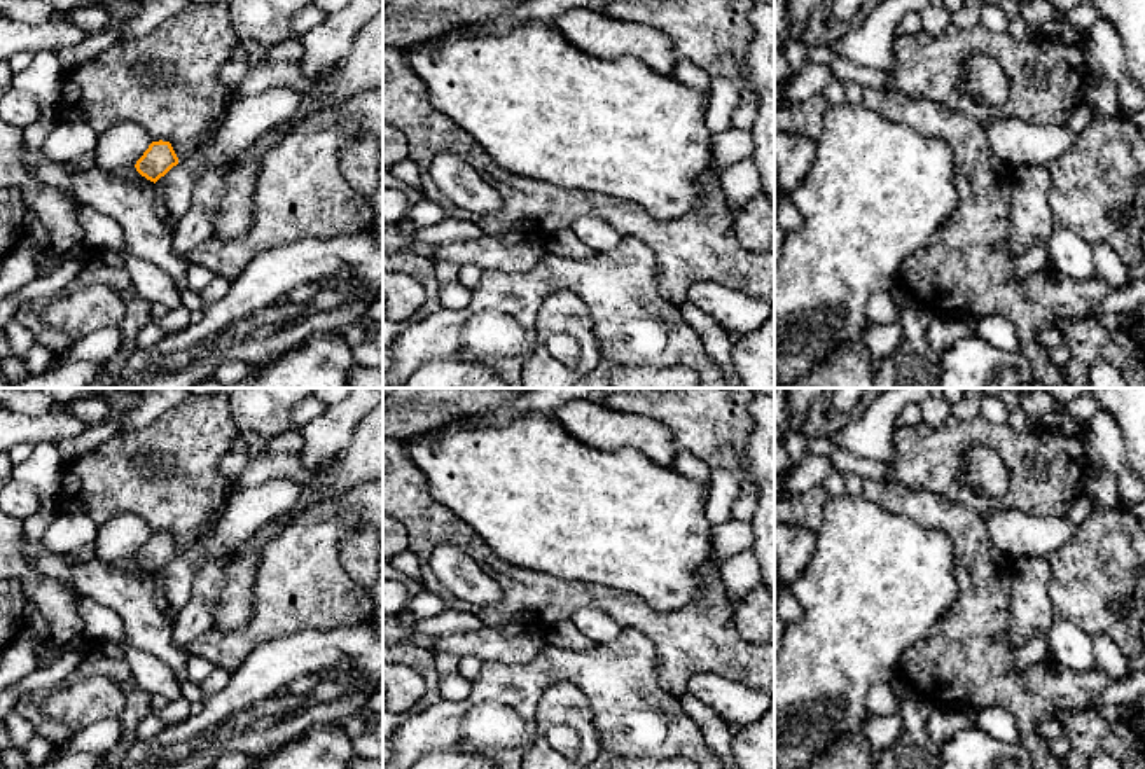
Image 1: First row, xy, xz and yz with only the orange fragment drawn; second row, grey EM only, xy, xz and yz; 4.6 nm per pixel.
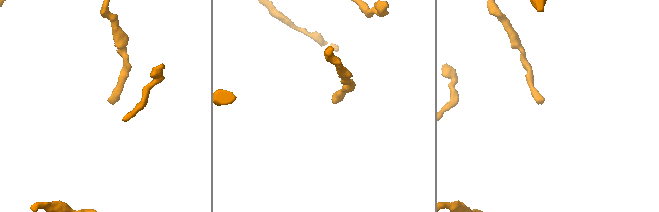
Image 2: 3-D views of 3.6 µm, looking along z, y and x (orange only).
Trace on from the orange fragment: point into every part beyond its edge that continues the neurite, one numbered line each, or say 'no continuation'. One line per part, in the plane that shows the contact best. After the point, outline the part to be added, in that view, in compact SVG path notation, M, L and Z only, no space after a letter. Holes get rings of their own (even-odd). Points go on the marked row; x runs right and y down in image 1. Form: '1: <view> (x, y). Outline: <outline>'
no continuation

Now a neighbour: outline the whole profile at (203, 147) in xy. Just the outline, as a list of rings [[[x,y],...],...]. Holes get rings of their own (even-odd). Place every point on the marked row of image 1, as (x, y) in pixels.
[[[215,115],[212,119],[212,128],[210,131],[201,138],[201,142],[189,152],[185,154],[180,163],[189,163],[189,161],[196,161],[196,159],[203,159],[210,154],[219,131],[222,129],[224,124],[224,117],[222,115]]]

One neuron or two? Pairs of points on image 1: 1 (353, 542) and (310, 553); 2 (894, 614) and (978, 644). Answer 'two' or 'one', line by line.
1: two
2: two

